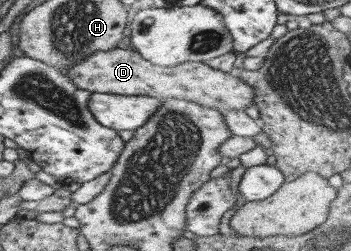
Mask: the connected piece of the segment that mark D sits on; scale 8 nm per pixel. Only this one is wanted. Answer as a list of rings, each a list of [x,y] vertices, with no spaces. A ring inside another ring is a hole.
[[[131,47],[114,48],[110,51],[95,51],[92,56],[76,63],[76,66],[64,70],[64,75],[72,80],[72,85],[76,85],[78,89],[90,91],[90,93],[112,93],[112,95],[132,95],[147,96],[160,99],[162,101],[170,99],[184,100],[188,102],[194,101],[194,104],[220,110],[221,113],[230,112],[230,110],[246,110],[254,103],[254,89],[248,87],[244,80],[240,79],[237,73],[224,73],[218,69],[212,69],[204,62],[182,62],[178,66],[156,66],[152,62],[148,62],[140,56]]]

